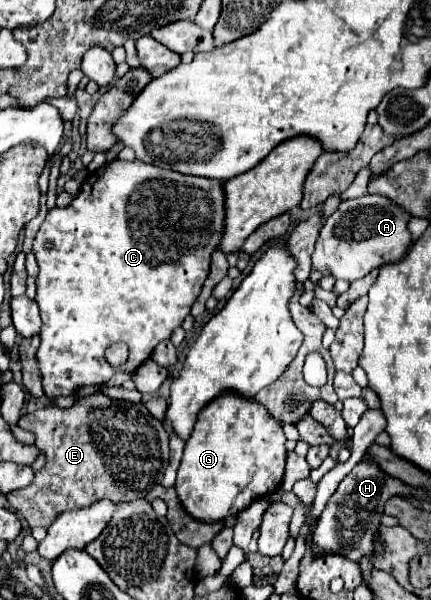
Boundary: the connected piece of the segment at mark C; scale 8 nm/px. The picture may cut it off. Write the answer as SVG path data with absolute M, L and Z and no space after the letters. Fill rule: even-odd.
M113 160L103 164L101 168L97 168L95 172L91 172L83 186L79 196L67 206L67 208L53 208L45 222L41 224L41 230L37 232L35 244L33 244L33 254L37 258L39 264L39 276L37 276L37 296L35 302L39 304L41 310L41 320L43 320L43 328L41 328L41 346L37 350L37 360L39 360L39 372L43 376L43 390L47 398L55 398L55 396L69 396L73 394L73 390L77 386L83 384L101 384L107 382L115 372L133 372L135 368L139 368L155 350L155 346L163 340L167 340L175 328L179 328L185 320L185 316L191 312L193 302L197 300L201 286L209 274L209 264L211 264L211 254L217 250L223 232L225 232L225 190L223 190L223 180L213 180L213 178L201 178L201 176L187 176L181 172L173 172L173 170L165 170L165 168L157 168L151 164L145 164L141 160ZM45 244L51 244L51 248L47 248ZM113 342L125 342L129 344L129 360L119 366L113 368L107 360L105 360L105 348Z

